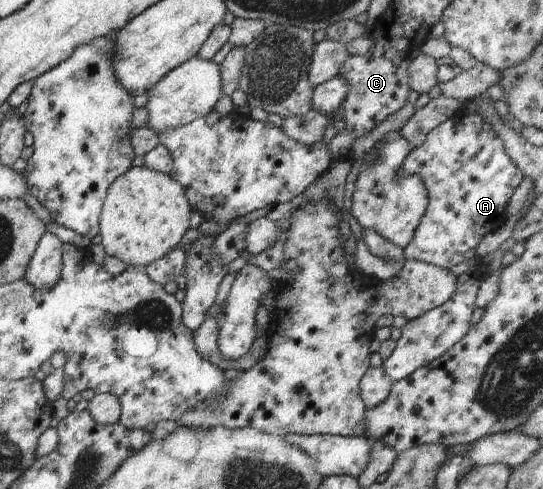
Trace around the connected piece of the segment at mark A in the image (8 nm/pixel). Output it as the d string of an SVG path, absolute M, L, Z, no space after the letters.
M460 111L426 134L425 142L414 148L404 160L398 177L417 175L428 192L428 205L421 222L415 227L413 238L404 248L404 258L450 269L455 264L475 258L475 248L488 232L499 228L508 218L506 206L513 191L521 184L524 174L510 159L500 136L492 124L481 115Z

